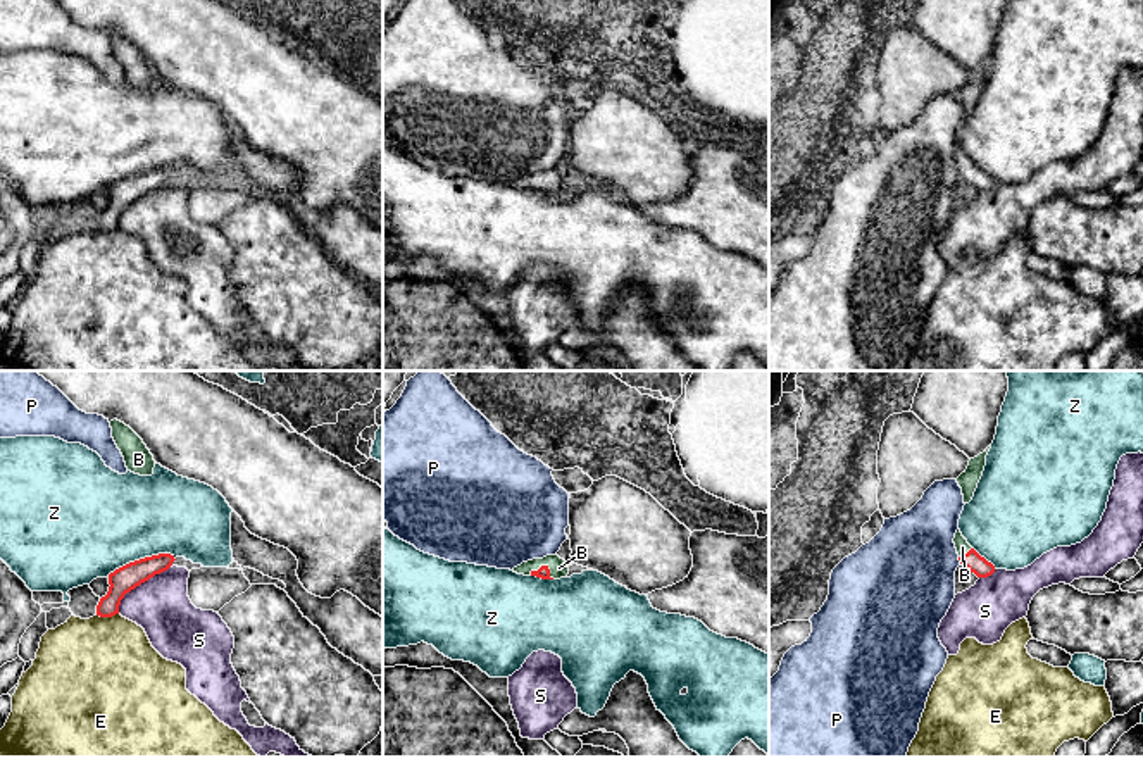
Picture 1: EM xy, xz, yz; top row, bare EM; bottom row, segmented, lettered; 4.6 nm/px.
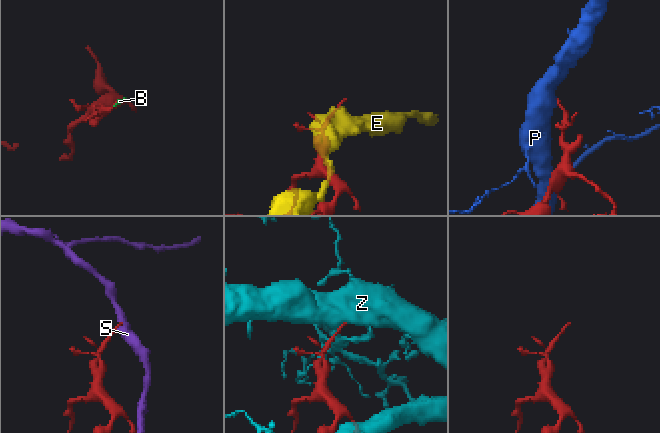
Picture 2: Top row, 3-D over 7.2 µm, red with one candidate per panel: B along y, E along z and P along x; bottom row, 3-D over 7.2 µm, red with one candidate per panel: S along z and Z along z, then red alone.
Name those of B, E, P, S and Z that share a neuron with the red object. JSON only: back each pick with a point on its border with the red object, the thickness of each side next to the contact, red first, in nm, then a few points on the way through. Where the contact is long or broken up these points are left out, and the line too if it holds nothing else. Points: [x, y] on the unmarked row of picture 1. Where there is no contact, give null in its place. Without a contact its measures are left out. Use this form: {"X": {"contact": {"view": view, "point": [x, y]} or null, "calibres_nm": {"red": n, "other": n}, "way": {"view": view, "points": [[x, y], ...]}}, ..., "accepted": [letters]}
{"B": {"contact": {"view": "xz", "point": [543, 180]}, "calibres_nm": {"red": 60, "other": 90}, "way": {"view": "xz", "points": [[543, 185], [543, 180], [559, 181]]}}, "accepted": ["B"]}

